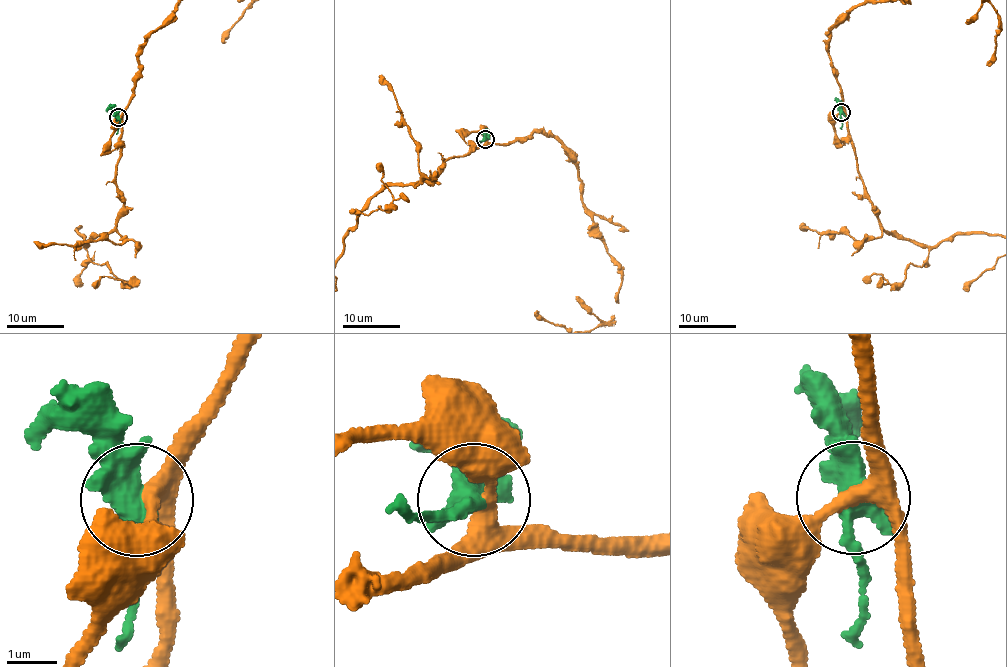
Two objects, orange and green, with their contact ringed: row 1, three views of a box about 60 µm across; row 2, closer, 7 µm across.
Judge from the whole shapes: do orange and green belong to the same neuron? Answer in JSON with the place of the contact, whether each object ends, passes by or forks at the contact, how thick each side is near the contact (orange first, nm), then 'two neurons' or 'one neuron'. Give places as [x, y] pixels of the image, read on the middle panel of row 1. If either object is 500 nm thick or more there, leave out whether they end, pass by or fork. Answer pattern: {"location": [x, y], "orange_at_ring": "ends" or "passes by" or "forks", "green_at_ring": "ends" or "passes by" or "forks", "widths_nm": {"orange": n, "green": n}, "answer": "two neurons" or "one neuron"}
{"location": [485, 139], "orange_at_ring": "forks", "green_at_ring": "forks", "widths_nm": {"orange": 300, "green": 400}, "answer": "two neurons"}

